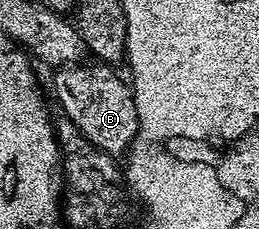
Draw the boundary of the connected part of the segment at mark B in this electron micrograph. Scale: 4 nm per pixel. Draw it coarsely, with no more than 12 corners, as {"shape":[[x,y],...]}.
{"shape":[[112,64],[56,70],[60,112],[102,153],[139,136],[133,91]]}

